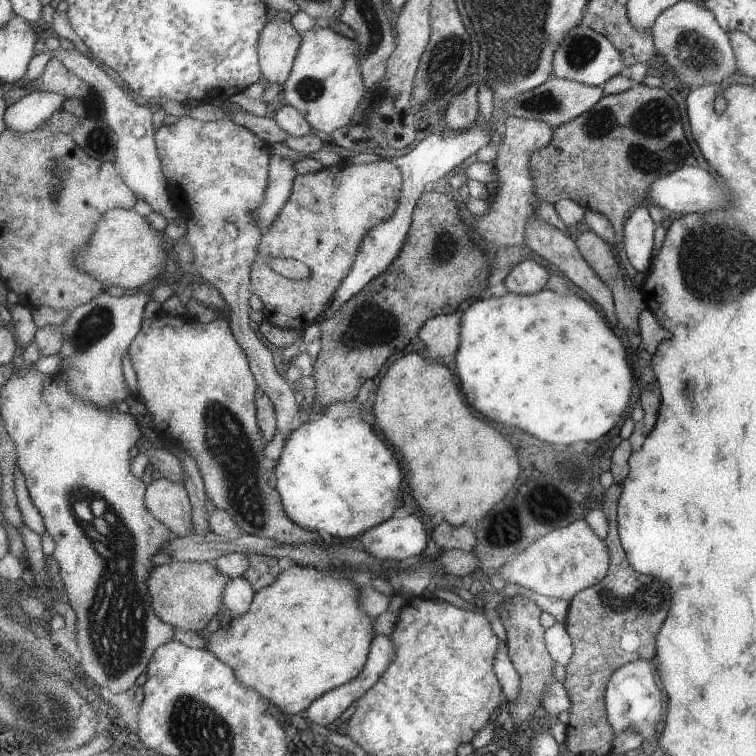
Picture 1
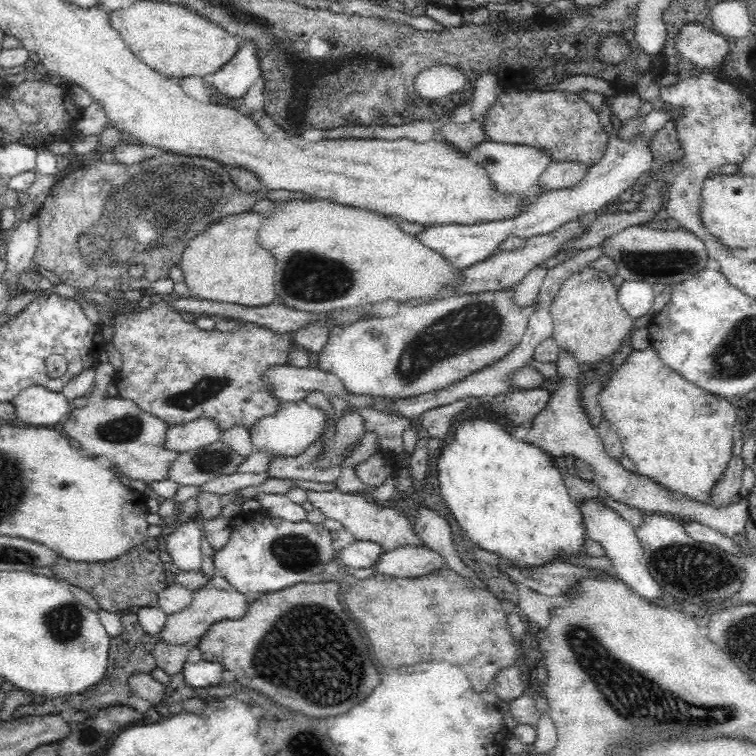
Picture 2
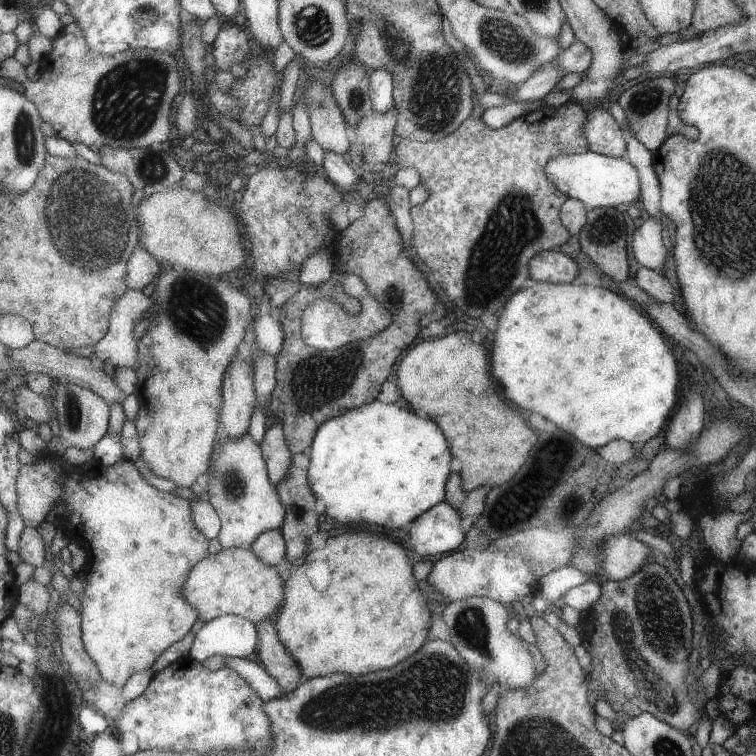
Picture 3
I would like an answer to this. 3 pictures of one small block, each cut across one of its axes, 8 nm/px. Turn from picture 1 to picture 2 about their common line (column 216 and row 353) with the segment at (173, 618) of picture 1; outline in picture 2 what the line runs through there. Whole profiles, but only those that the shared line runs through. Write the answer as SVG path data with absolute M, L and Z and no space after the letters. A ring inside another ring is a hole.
M582 268L562 282L548 312L553 321L553 339L579 362L604 362L620 350L633 329L632 317L617 301L618 289L601 270Z

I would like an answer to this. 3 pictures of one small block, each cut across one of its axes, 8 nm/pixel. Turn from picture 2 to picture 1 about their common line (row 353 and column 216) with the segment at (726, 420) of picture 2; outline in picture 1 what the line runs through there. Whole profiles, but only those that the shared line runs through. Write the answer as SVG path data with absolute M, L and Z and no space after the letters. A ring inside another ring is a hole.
M291 565L286 570L280 572L269 586L265 586L265 588L254 592L251 604L249 604L249 608L245 612L241 612L239 616L232 616L228 624L219 626L215 632L201 631L199 634L205 640L203 649L209 650L211 654L214 654L215 658L219 659L219 662L226 663L227 666L230 666L231 670L234 670L235 680L241 686L251 688L257 694L261 694L267 702L274 704L281 713L292 716L293 714L303 712L311 702L315 701L315 698L318 698L328 690L353 680L363 669L363 664L365 664L370 650L371 640L375 634L373 632L373 619L369 618L365 612L361 612L357 606L357 588L359 585L360 581L351 581L349 578L345 578L345 576L331 576L329 572L316 569L312 566Z

